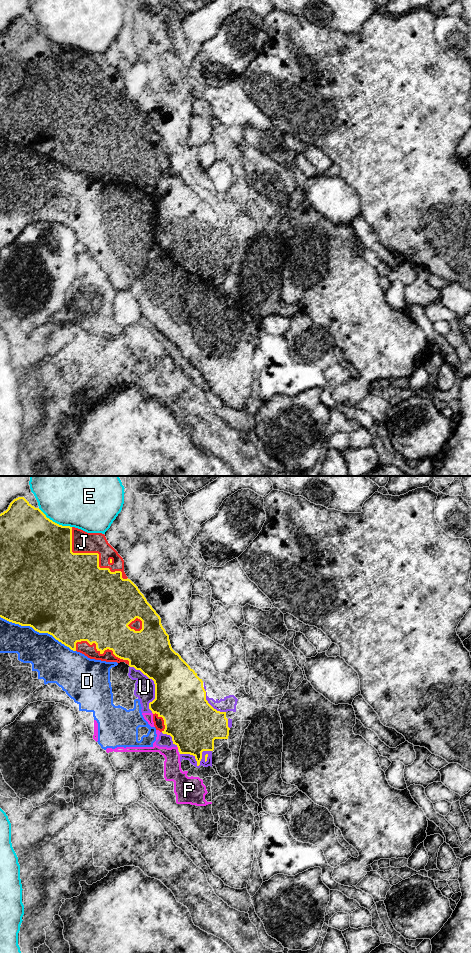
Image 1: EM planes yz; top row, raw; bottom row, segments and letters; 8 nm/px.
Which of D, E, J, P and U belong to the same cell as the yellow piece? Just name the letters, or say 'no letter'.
J

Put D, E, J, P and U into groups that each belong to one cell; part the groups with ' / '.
D P U / E / J

